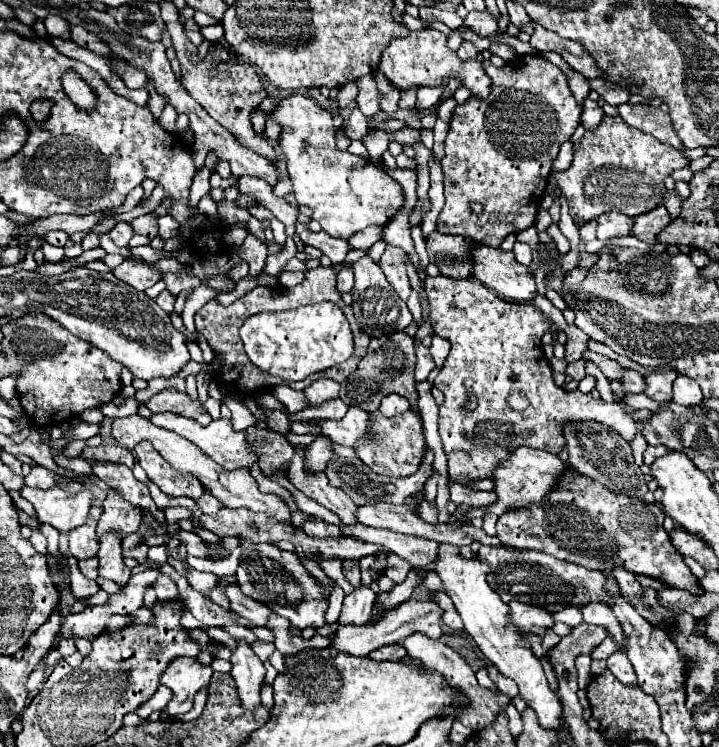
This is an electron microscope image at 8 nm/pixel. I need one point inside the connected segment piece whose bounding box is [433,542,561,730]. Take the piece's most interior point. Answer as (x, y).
(484, 616)

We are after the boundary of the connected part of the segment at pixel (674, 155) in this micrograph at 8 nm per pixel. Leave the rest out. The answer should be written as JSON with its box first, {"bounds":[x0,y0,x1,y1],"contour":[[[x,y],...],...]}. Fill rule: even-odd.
{"bounds":[551,116,689,222],"contour":[[[603,116],[595,132],[587,130],[579,142],[575,142],[571,166],[563,172],[553,172],[551,178],[565,196],[571,216],[579,222],[589,222],[609,210],[639,216],[657,208],[667,194],[663,178],[687,164],[689,160],[683,158],[677,148],[629,126],[621,116]]]}

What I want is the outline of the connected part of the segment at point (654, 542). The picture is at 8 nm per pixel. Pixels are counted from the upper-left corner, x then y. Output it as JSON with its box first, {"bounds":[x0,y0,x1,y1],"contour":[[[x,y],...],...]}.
{"bounds":[497,474,701,594],"contour":[[[579,474],[577,482],[565,482],[565,486],[561,486],[557,494],[549,494],[541,506],[503,514],[497,522],[497,538],[505,546],[543,550],[559,560],[589,570],[605,572],[615,564],[625,566],[635,574],[661,578],[673,588],[701,594],[697,578],[685,566],[681,554],[673,548],[669,534],[663,530],[663,520],[665,514],[661,506],[629,496],[609,494],[609,490]]]}

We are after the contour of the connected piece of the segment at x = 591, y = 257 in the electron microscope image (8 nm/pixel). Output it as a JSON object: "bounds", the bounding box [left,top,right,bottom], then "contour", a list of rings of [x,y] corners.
{"bounds":[577,240,599,270],"contour":[[[585,240],[579,242],[577,250],[579,250],[579,262],[577,262],[577,268],[589,270],[589,268],[593,268],[593,264],[599,260],[599,254],[589,254],[589,252],[585,250]]]}

